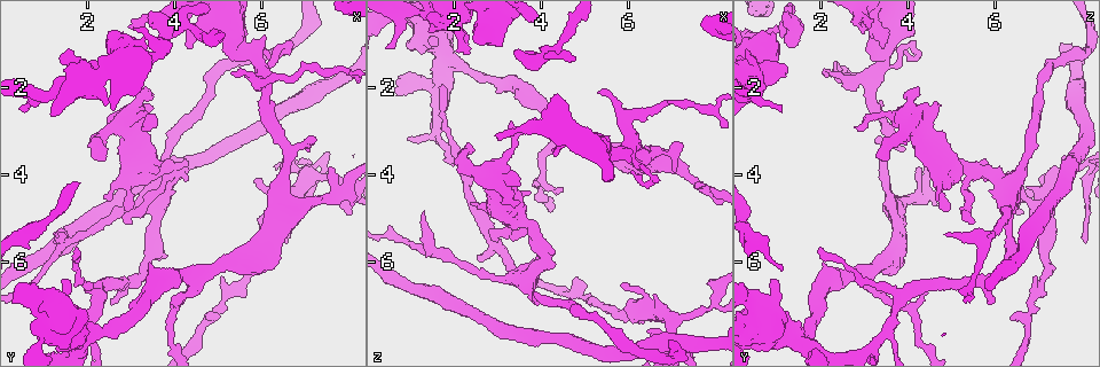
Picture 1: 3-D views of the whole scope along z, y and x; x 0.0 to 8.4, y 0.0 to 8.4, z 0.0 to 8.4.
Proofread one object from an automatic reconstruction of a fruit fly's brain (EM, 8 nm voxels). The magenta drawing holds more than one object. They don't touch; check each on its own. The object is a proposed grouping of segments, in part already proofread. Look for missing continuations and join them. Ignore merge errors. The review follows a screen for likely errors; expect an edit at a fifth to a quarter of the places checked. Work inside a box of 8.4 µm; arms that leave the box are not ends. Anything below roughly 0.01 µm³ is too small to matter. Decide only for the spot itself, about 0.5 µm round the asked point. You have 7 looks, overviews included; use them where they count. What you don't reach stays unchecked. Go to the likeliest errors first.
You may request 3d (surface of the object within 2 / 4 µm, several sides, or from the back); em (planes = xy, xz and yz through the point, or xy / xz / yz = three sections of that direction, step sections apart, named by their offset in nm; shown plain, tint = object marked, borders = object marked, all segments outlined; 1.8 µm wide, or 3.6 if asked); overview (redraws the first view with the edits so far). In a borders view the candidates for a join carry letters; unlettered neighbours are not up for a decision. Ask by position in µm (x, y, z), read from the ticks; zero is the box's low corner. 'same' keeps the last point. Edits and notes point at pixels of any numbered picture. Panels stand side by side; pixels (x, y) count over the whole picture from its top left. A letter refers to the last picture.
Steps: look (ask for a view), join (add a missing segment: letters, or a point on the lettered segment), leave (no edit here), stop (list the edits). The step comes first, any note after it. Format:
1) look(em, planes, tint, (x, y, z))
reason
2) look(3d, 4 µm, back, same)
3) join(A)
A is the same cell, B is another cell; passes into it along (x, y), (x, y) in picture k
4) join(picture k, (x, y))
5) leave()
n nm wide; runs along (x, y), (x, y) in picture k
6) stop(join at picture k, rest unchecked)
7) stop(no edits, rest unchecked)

look(3d, 4 µm, back, (1.80, 5.65, 1.95))
branch stops here

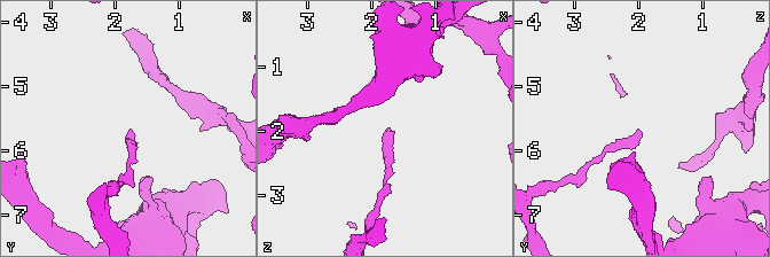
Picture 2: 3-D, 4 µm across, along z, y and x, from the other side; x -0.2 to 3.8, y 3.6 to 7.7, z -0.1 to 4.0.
look(em, xy, step 16, tint, (1.80, 5.70, 1.95))
now the EM

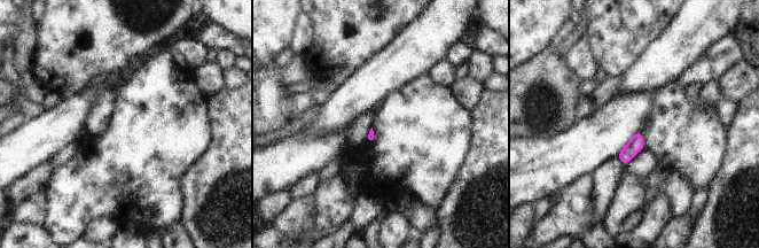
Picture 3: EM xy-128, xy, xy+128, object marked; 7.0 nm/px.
look(em, planes, borders, same)

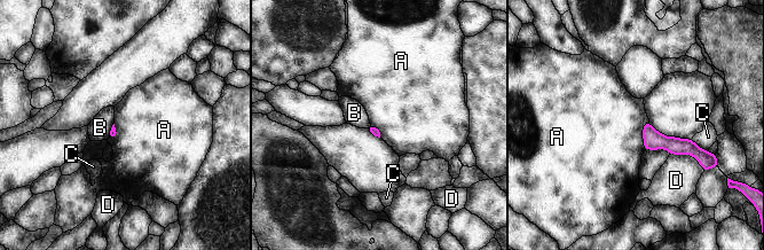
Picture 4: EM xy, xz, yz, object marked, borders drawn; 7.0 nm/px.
leave()
A, B, C and D are other cells; border along (648, 120), (643, 126), (645, 149) in picture 4; none of them fits

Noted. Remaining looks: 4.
look(em, 3.6 µm, xz, step 16, plain, (6.45, 1.15, 4.20))
free end

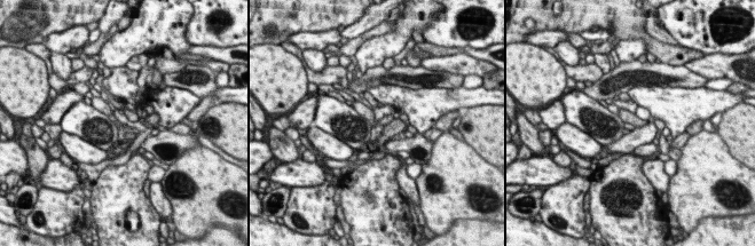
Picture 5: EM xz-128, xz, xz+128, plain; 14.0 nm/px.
look(em, 3.6 µm, xz, step 16, borders, same)
see the neighbours

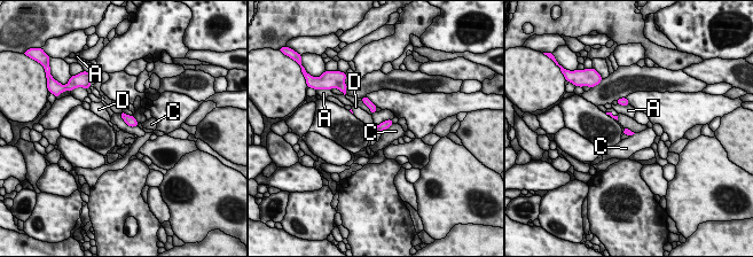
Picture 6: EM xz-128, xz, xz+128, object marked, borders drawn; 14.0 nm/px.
leave()
100 nm wide; A, C and D are other cells; none of them fits

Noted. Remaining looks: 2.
look(em, planes, tint, (6.95, 4.15, 7.25))
four-way junction

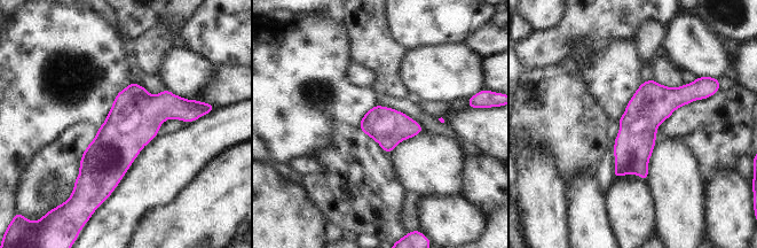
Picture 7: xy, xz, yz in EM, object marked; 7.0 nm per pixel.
look(em, planes, borders, same)
see the neighbours

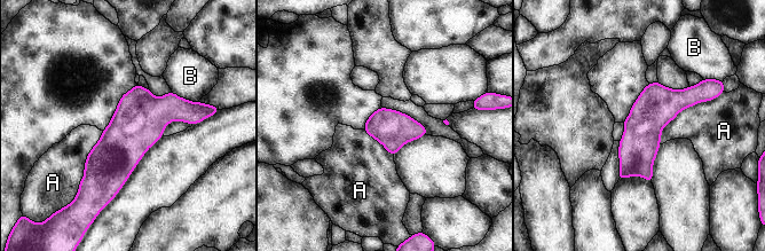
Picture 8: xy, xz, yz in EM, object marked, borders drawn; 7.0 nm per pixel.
leave()
A touches over 500 nm; A and B are other cells; border along (716, 97), (683, 109), (660, 143) in picture 8; none of them fits

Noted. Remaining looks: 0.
stop(no edits, rest unchecked)

